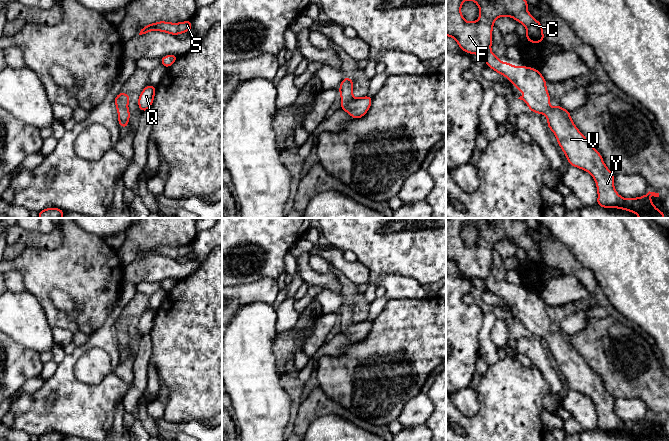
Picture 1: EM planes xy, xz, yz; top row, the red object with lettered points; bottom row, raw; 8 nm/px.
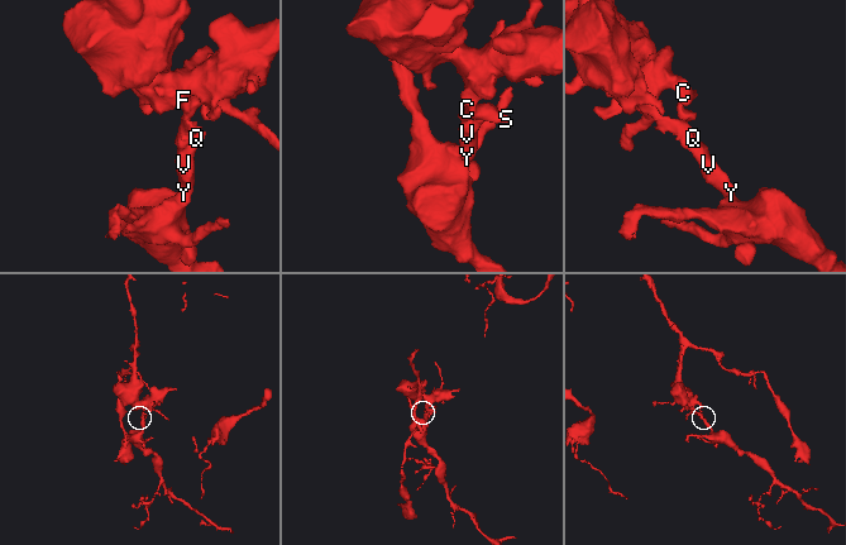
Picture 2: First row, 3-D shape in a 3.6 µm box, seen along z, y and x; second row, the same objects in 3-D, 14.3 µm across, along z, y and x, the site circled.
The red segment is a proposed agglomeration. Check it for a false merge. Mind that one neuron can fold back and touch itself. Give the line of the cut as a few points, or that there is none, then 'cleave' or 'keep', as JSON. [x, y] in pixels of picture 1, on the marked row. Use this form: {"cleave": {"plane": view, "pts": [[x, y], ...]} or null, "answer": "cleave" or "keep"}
{"cleave": null, "answer": "keep"}

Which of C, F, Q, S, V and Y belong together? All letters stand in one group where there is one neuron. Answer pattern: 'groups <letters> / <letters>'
groups C F Q S V Y

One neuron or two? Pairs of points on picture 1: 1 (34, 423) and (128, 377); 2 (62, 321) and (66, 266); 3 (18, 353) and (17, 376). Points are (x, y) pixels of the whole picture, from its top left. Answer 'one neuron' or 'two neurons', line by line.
1: two neurons
2: one neuron
3: one neuron

